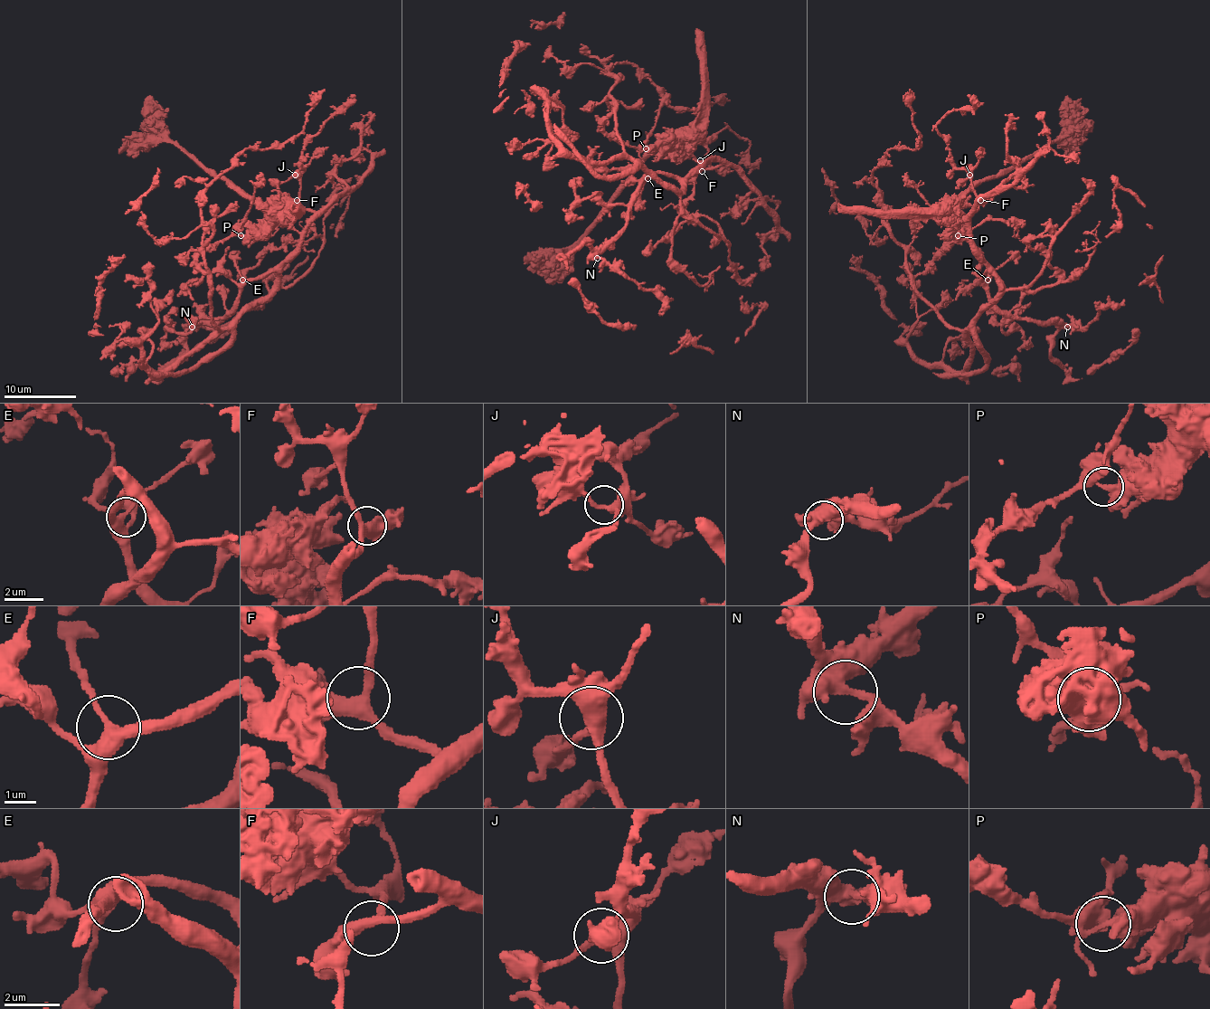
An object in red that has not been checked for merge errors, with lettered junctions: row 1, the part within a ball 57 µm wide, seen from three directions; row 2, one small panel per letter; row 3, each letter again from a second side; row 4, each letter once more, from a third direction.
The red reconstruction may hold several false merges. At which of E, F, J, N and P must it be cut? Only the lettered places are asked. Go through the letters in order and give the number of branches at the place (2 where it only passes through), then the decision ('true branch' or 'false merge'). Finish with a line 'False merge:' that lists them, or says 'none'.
E: 4 | true branch
F: 3 | true branch
J: 3 | true branch
N: 3 | true branch
P: 3 | false merge
False merge: P

